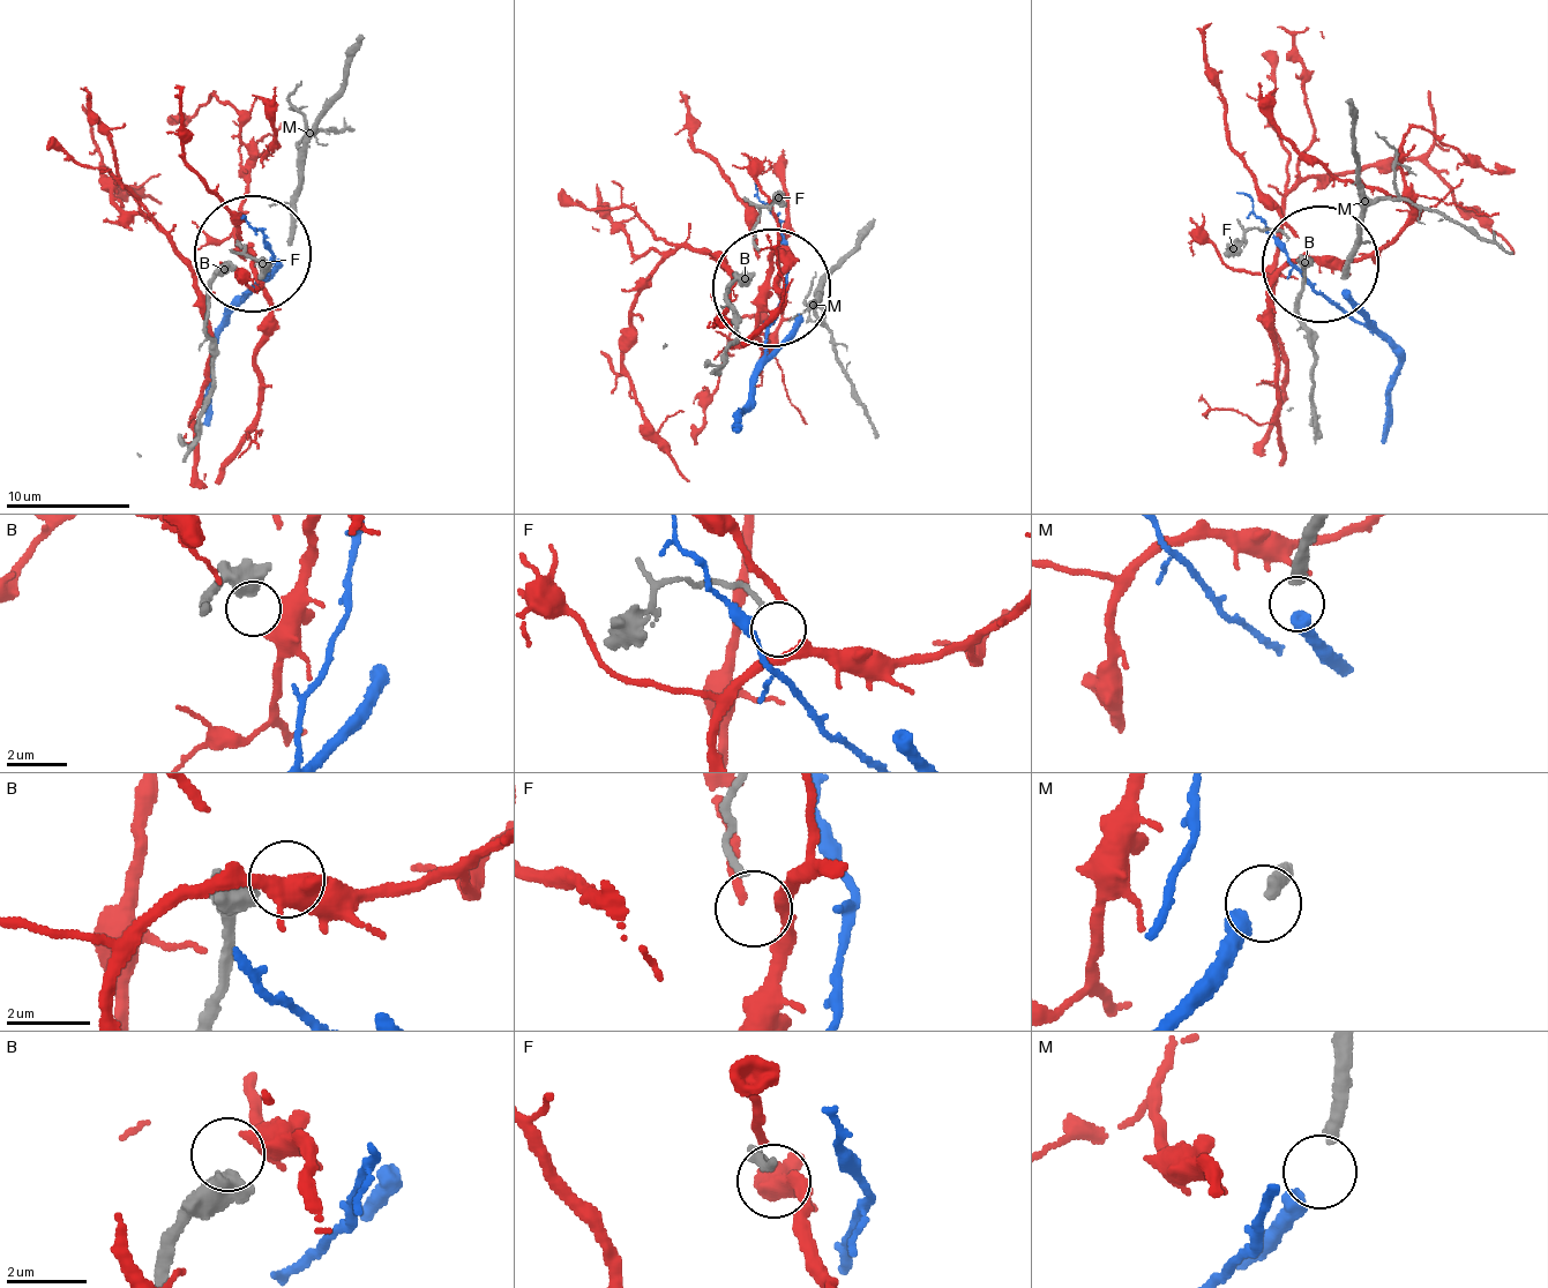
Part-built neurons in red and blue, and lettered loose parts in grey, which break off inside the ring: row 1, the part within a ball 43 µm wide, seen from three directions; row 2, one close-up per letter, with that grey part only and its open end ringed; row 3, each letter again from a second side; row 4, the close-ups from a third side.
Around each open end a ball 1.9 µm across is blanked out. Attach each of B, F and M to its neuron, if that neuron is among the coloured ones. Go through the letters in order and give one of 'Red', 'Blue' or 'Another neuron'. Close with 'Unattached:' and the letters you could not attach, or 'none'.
B: Another neuron
F: Another neuron
M: Blue
Unattached: B, F

